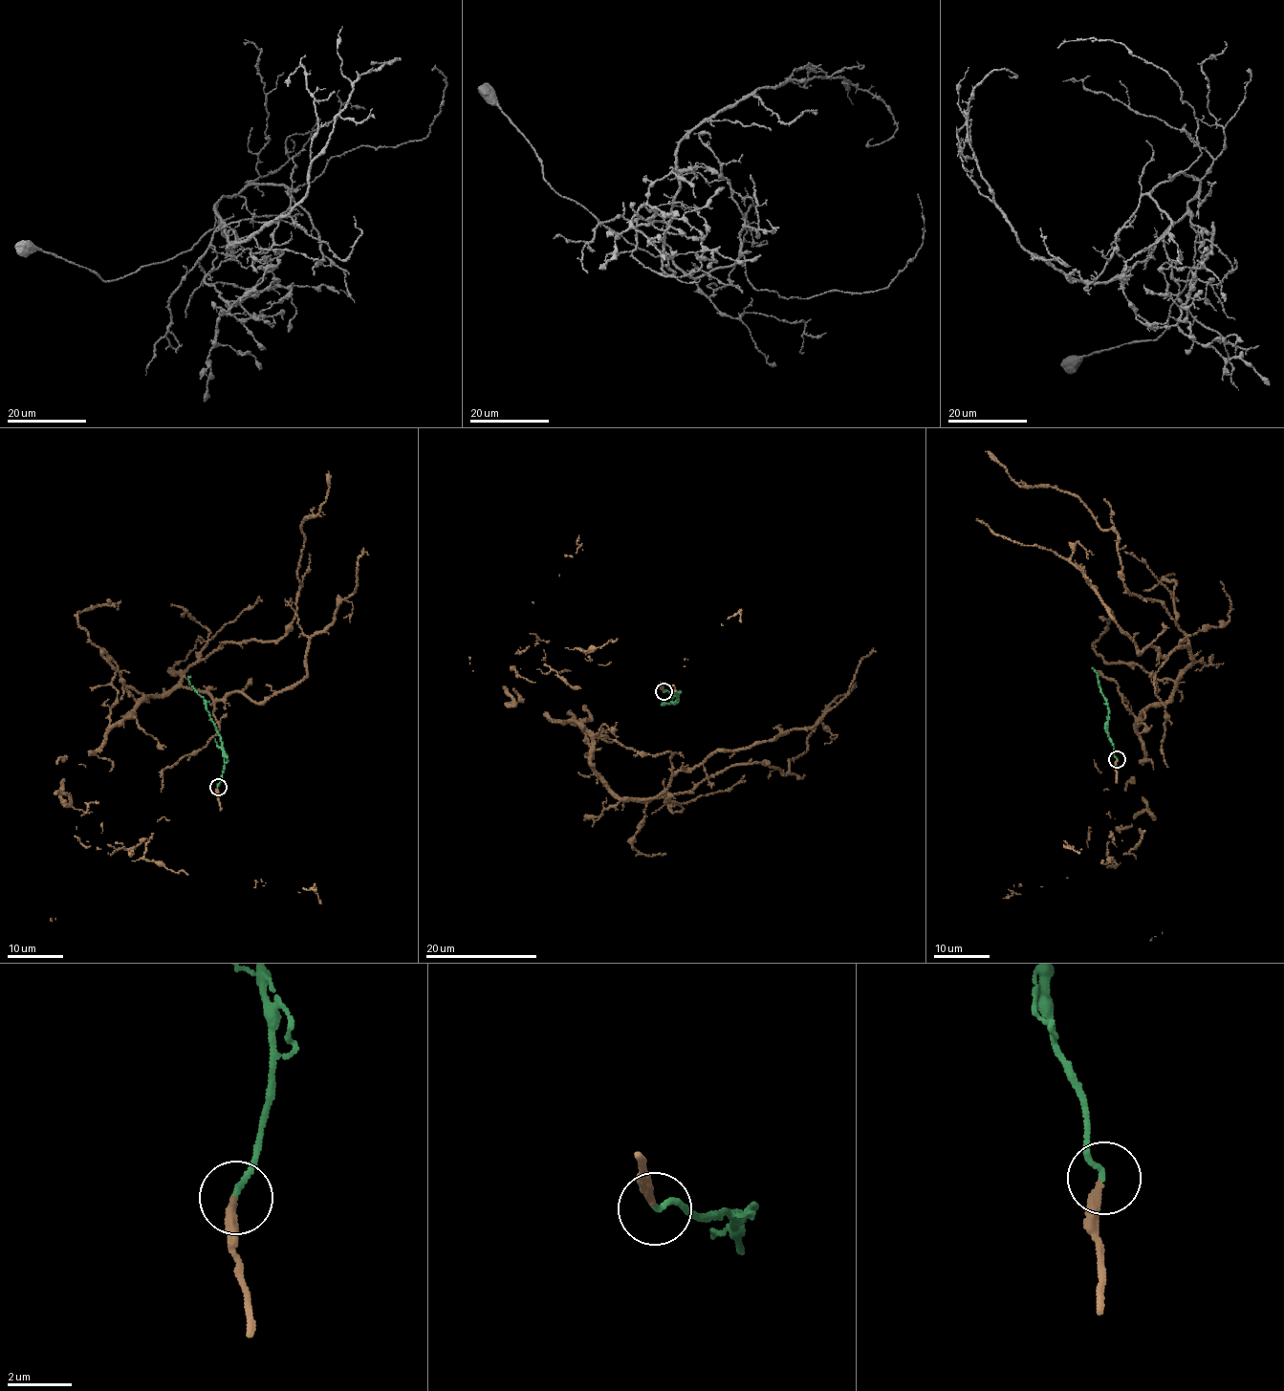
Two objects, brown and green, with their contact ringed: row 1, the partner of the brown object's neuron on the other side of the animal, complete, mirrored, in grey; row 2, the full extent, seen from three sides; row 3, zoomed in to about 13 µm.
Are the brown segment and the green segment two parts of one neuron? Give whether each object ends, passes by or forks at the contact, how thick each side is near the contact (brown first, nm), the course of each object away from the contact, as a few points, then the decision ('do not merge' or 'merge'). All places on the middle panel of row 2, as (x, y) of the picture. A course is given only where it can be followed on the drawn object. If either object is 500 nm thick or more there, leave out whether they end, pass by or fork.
brown ends | green ends | 260/170 nm | brown via (663, 690), (611, 662), (505, 686), (644, 802), (783, 774), (856, 682) | green via (663, 692), (676, 692), (679, 701), (662, 705), (664, 702) | merge

